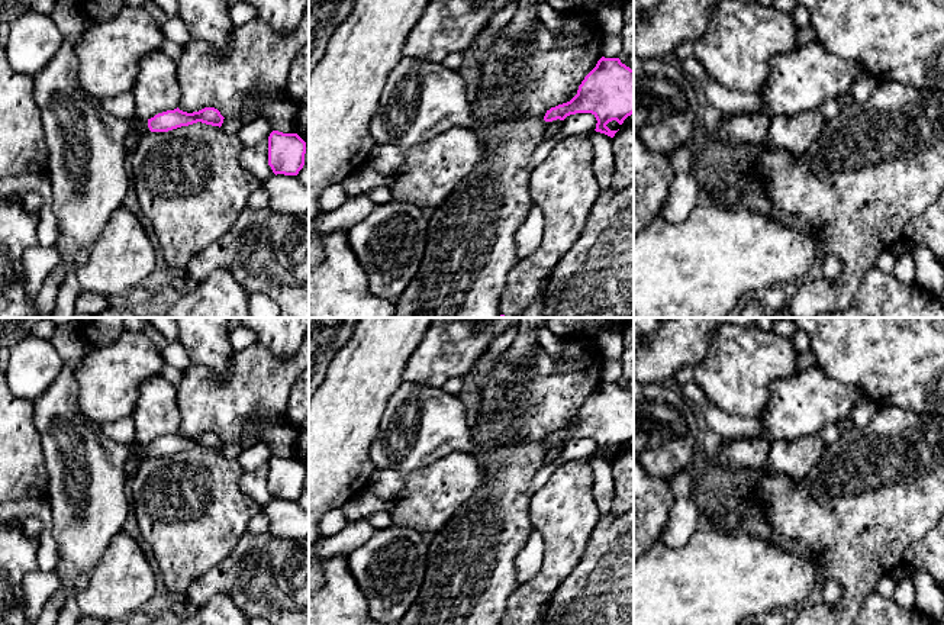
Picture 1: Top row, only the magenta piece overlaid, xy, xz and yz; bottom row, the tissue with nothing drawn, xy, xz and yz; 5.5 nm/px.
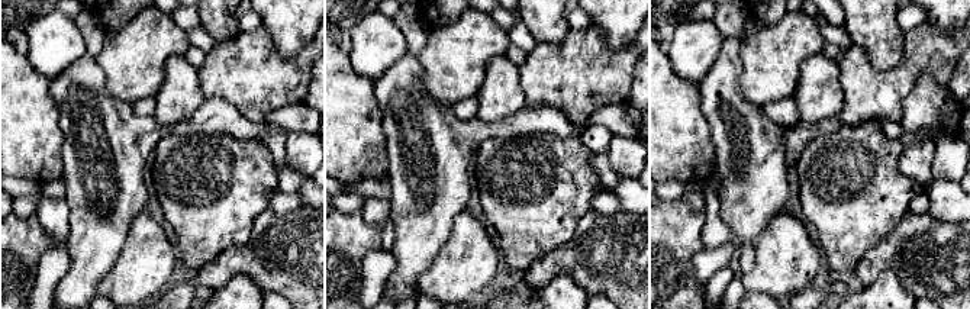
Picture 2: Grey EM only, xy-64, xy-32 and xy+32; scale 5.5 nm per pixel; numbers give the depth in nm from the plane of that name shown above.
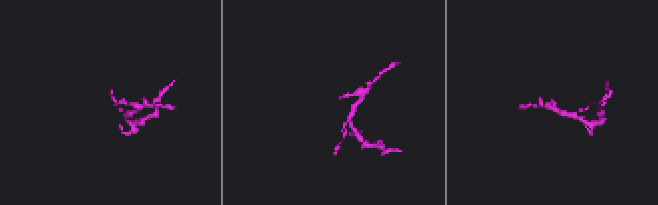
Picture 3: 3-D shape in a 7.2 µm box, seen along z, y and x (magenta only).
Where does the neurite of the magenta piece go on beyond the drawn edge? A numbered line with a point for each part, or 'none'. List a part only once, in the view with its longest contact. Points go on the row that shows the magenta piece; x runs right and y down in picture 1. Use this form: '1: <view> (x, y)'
1: xy (87, 155)

